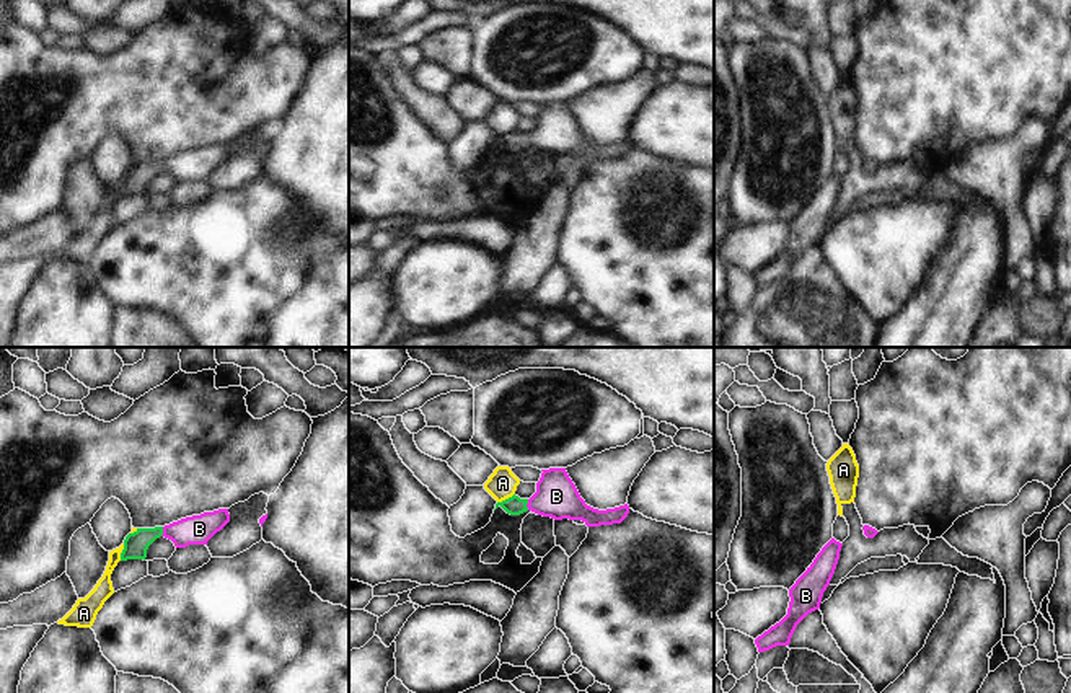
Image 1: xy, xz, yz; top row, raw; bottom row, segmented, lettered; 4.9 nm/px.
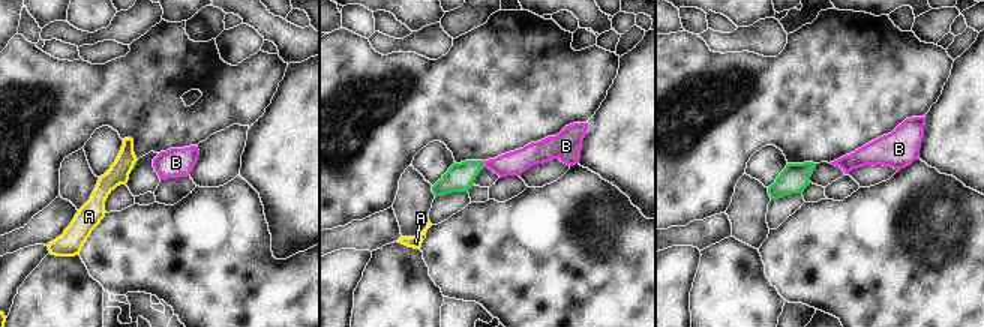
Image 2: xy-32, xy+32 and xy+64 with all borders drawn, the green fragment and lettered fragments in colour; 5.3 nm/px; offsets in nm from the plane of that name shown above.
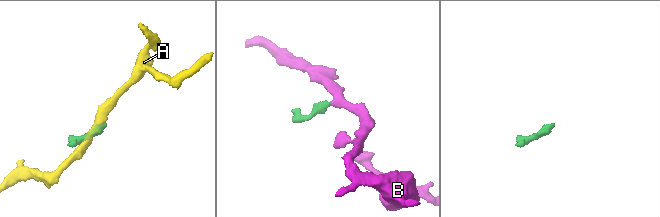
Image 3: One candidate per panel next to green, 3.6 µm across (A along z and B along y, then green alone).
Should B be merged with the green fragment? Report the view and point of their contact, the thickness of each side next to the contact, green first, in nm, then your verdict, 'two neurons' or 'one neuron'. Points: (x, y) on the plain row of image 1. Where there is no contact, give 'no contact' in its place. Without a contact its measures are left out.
meets green in xz at (527, 137); 90 nm thick on the green side, 220 nm on the other; one neuron

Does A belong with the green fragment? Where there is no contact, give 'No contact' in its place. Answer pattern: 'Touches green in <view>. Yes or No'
Touches green in xy. No

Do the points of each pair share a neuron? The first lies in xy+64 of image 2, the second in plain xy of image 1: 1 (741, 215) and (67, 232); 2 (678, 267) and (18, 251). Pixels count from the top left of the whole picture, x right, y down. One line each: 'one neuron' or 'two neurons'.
1: two neurons
2: two neurons

